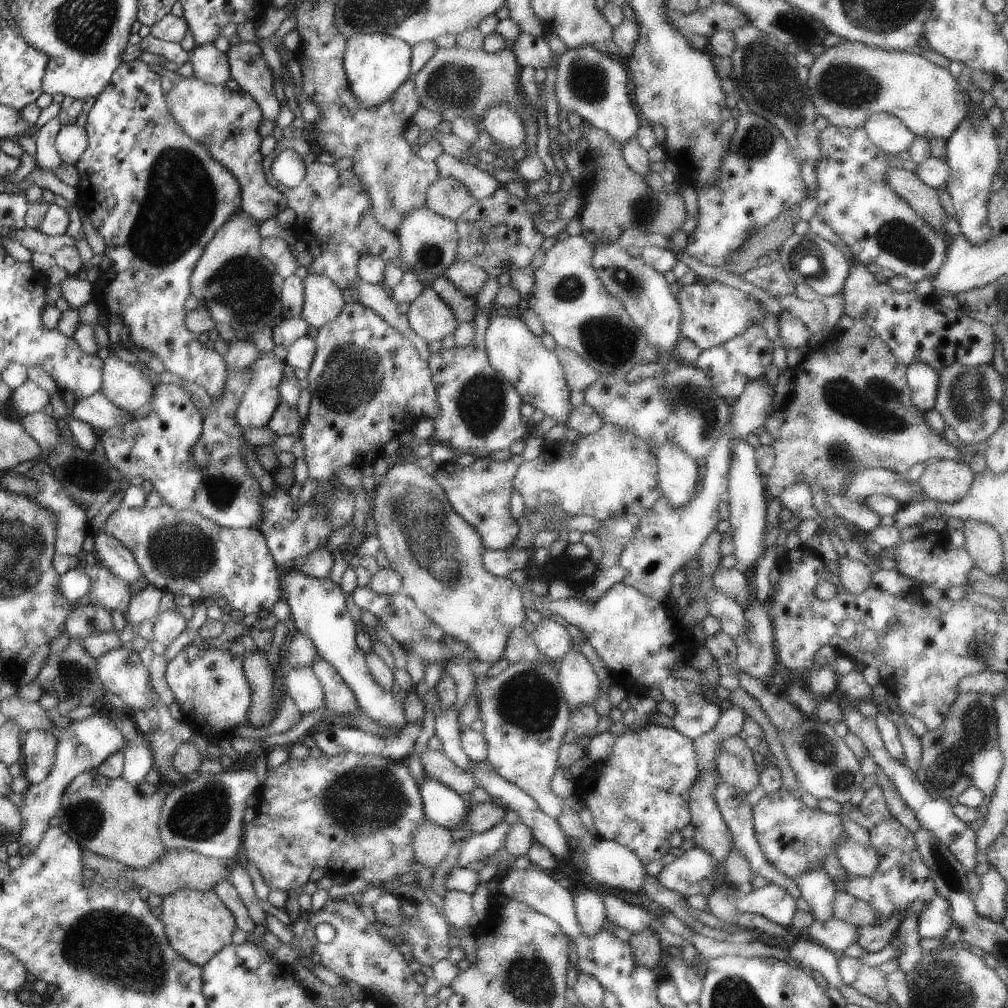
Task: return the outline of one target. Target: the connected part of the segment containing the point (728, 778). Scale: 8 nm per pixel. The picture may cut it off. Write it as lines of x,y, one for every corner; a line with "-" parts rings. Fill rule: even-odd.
739,735
722,742
716,767
723,783
750,794
760,782
760,773
754,762
754,753

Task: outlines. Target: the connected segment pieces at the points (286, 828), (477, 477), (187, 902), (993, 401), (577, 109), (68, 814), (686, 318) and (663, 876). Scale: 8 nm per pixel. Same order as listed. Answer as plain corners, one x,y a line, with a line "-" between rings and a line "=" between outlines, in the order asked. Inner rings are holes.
358,754
326,755
314,758
309,756
304,759
295,760
290,758
281,766
270,768
266,772
266,778
262,784
258,795
258,803
255,806
256,817
252,822
246,822
245,827
245,848
242,860
249,861
260,870
264,882
270,889
292,890
300,888
309,882
310,875
315,868
326,868
331,874
342,874
348,878
360,878
368,880
374,884
384,884
386,892
393,888
398,888
401,884
396,880
398,876
410,871
410,864
414,860
413,837
414,830
426,820
424,800
421,799
420,792
410,770
404,762
392,762
382,756
358,756
=
522,455
496,462
492,458
477,456
476,461
468,467
455,462
448,462
432,475
441,484
450,505
458,515
469,523
480,536
485,550
508,550
514,545
519,532
519,525
510,515
512,480
520,464
525,462
=
178,890
165,896
161,906
170,946
189,962
202,967
220,950
225,949
226,944
232,944
236,920
213,890
=
959,363
944,366
938,371
938,376
940,380
938,380
935,410
942,415
946,425
956,430
960,443
974,446
980,453
978,446
1002,424
1004,417
1002,377
992,365
970,367
=
594,46
566,48
558,56
556,102
560,109
578,114
582,121
608,132
624,146
636,138
643,121
640,120
628,92
629,71
618,57
611,57
604,49
=
96,770
81,773
62,798
61,810
57,813
59,826
80,842
85,852
116,860
130,868
148,868
158,862
166,850
158,826
167,794
158,790
154,796
146,796
138,787
121,777
105,778
=
697,279
690,286
680,288
676,298
682,310
682,337
694,342
702,351
724,344
764,319
764,310
755,298
718,281
704,284
=
700,847
683,852
677,851
676,860
663,866
657,880
664,888
678,892
684,898
691,895
708,897
716,888
714,866
714,858

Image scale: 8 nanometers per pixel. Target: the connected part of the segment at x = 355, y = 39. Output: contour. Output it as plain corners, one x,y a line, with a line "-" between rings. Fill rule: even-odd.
349,33
345,50
345,70
350,88
362,106
378,106
412,77
413,47
388,34

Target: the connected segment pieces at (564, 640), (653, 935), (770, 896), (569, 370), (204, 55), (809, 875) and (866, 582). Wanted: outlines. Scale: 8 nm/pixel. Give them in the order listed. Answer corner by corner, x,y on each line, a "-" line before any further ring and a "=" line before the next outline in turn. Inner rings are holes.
544,617
542,622
534,628
531,638
542,655
555,663
562,660
566,652
570,652
573,648
566,625
552,618
=
653,929
632,934
628,944
632,948
634,962
638,966
646,966
646,968
650,969
658,967
662,960
662,954
664,954
660,941
659,933
=
769,884
750,894
734,897
736,910
759,914
782,928
791,928
798,911
796,902
784,888
=
558,346
553,352
562,364
569,391
584,391
590,384
602,378
601,373
593,370
576,352
=
213,43
195,45
187,60
194,67
194,77
202,82
224,85
231,78
229,59
=
810,870
795,879
801,893
806,900
815,921
828,922
835,919
832,904
837,888
832,878
823,870
=
840,557
840,570
838,570
838,577
840,583
845,590
850,594
862,594
864,590
873,587
873,572
875,566
868,566
864,562
852,560
852,558

